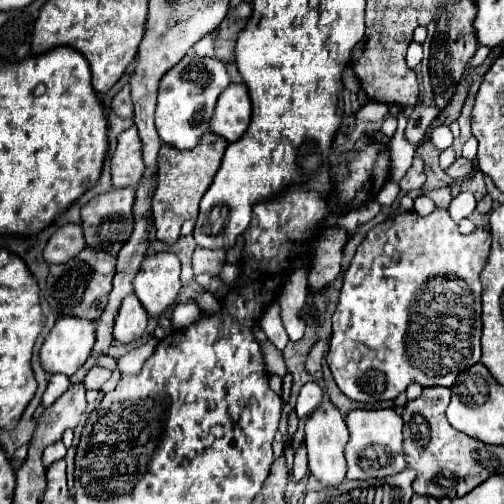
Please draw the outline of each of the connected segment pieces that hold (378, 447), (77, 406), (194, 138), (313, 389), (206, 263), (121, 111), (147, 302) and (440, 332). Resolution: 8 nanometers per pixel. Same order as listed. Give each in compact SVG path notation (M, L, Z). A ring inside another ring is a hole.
M393 408L381 410L351 410L345 418L351 432L345 458L347 458L347 478L349 480L367 480L367 478L385 478L399 474L407 468L403 454L403 420Z
M77 382L71 384L71 388L49 408L41 414L33 440L29 442L29 456L27 458L37 458L41 456L43 448L61 440L63 432L67 428L75 430L79 424L79 414L85 414L87 400L85 400L85 384Z
M189 52L179 64L175 64L159 84L155 126L157 134L165 144L171 144L179 150L195 148L201 136L209 130L209 120L213 116L219 94L231 84L225 64L217 58L201 58L195 52Z
M307 382L301 392L299 392L299 398L297 398L297 404L295 404L295 410L297 410L297 416L303 418L307 414L311 414L323 400L323 390L317 382Z
M197 248L193 254L193 272L195 274L211 274L219 276L221 268L225 266L225 250L203 250Z
M123 86L123 90L111 100L111 110L121 118L133 118L133 102L129 86Z
M155 252L141 262L133 288L151 318L161 316L177 300L181 288L179 274L181 264L173 252Z
M443 208L429 216L397 214L367 232L343 280L327 354L333 378L347 398L375 404L395 400L413 382L451 386L463 370L481 360L481 272L489 258L489 246L487 230L463 236Z

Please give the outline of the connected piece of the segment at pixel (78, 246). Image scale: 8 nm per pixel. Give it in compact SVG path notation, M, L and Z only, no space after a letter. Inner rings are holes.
M63 224L47 242L43 250L43 258L49 264L63 264L71 260L75 254L79 254L85 248L83 228L81 224Z

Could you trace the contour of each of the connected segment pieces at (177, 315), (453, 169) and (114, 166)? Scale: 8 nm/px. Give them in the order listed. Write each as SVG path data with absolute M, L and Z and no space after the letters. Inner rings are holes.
M185 302L185 304L177 304L173 310L173 326L175 328L185 328L191 326L199 320L201 308L195 302Z
M461 156L461 158L457 158L445 172L447 172L451 178L465 178L465 176L469 176L469 174L473 172L473 162Z
M133 128L119 134L117 150L111 158L111 174L115 188L137 188L143 180L145 162L139 132Z

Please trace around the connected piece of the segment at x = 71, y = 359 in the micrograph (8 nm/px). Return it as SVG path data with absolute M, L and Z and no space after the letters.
M63 316L55 322L53 330L49 332L49 336L45 338L39 358L41 358L41 366L45 368L45 372L49 374L67 374L73 376L91 356L91 348L95 344L95 322L87 320L87 318L77 318L77 316Z

